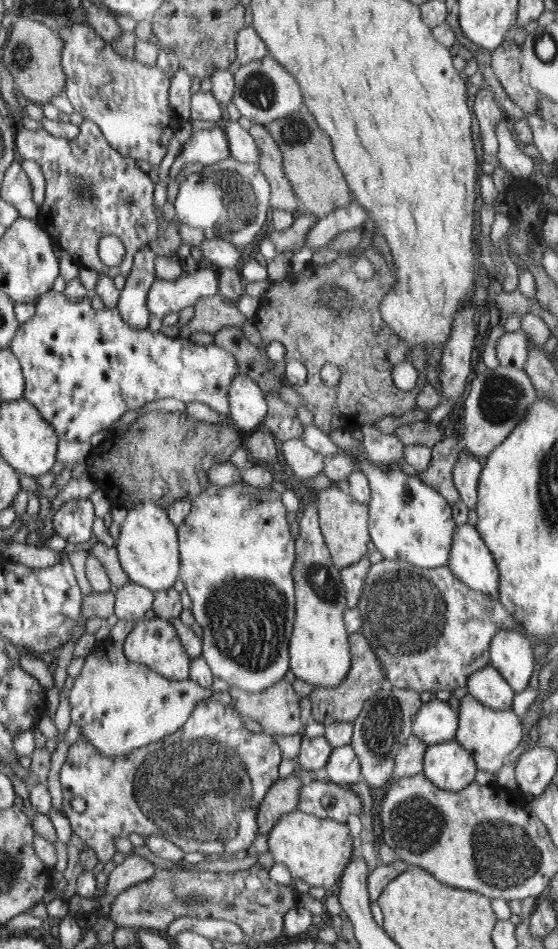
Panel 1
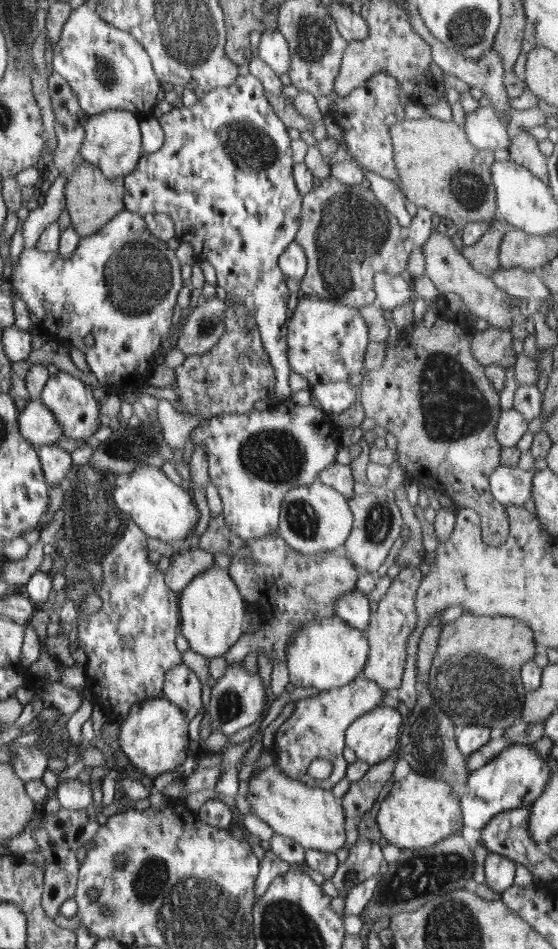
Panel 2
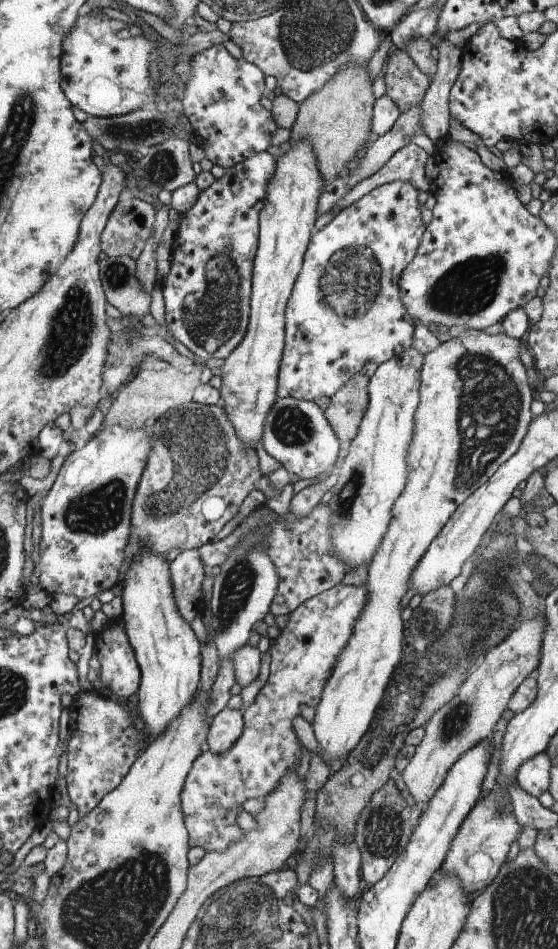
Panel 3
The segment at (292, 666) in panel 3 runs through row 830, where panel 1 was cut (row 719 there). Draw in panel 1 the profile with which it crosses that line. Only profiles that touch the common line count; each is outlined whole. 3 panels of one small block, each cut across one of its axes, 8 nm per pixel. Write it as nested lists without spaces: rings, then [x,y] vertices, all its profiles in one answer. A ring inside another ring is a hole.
[[[212,696],[200,701],[192,712],[192,716],[185,722],[183,727],[170,737],[164,737],[162,741],[156,742],[153,745],[142,747],[134,750],[133,753],[126,757],[106,757],[98,752],[97,747],[94,747],[90,740],[83,734],[80,735],[78,742],[70,745],[68,753],[66,753],[66,761],[61,766],[59,780],[63,792],[63,810],[66,818],[68,818],[72,832],[75,832],[94,852],[100,862],[108,863],[114,853],[116,847],[113,843],[113,838],[118,836],[127,837],[130,832],[140,834],[147,837],[148,835],[162,835],[185,851],[199,851],[205,855],[214,857],[227,853],[229,855],[235,853],[235,858],[243,859],[248,855],[248,850],[252,847],[250,844],[254,842],[257,834],[260,834],[260,826],[258,824],[259,810],[264,798],[268,796],[269,790],[272,788],[272,782],[278,778],[278,764],[280,764],[280,748],[278,744],[274,744],[272,736],[266,736],[266,732],[254,733],[246,730],[242,718],[238,716],[236,710],[232,710],[230,705],[224,705],[216,701]],[[72,798],[84,798],[86,802],[86,810],[82,814],[78,814],[72,808]]]

